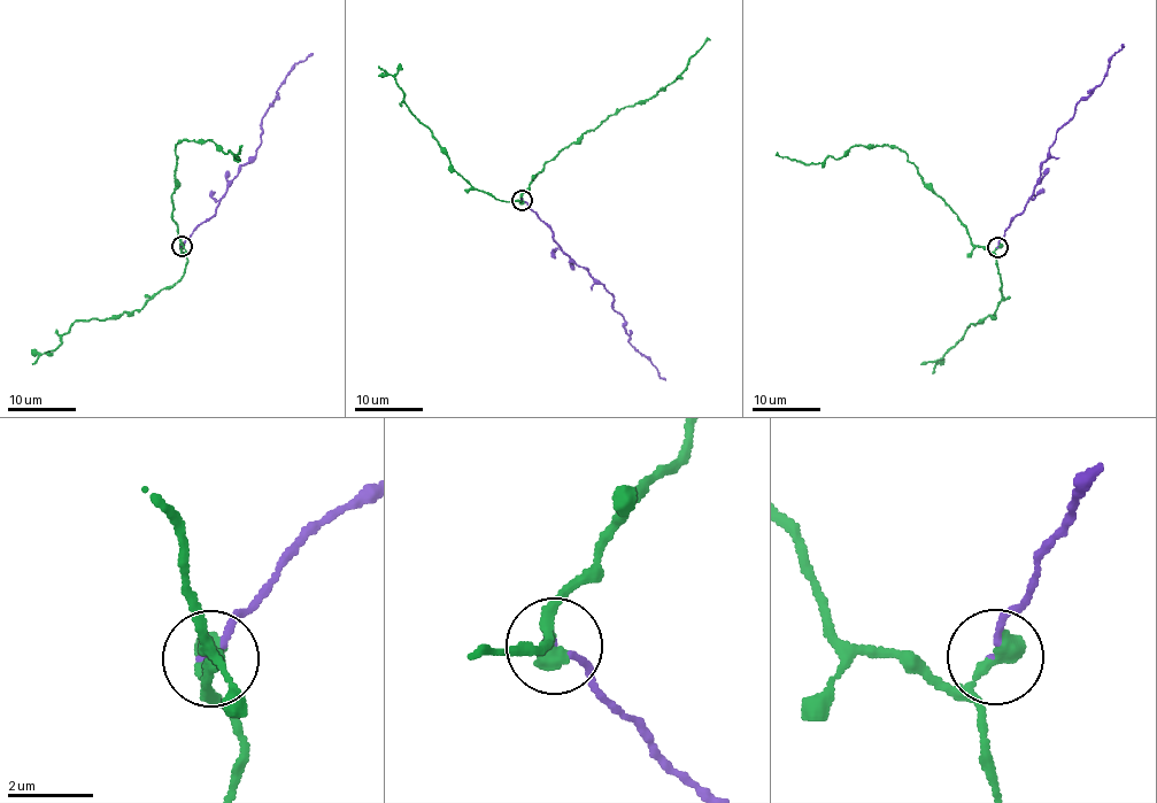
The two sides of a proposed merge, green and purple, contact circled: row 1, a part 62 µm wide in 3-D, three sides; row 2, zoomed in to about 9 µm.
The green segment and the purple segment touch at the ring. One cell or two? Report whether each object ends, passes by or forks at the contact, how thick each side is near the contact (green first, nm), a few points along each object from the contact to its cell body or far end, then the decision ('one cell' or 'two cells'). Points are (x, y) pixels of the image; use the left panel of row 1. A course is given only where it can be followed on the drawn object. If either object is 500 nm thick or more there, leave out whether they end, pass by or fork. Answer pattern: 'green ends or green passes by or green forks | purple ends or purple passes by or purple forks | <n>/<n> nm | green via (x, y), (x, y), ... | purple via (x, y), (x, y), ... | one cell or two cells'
green ends | purple ends | 460/110 nm | green via (182, 246), (180, 251), (178, 228), (171, 215), (176, 144), (213, 140), (236, 157), (241, 144) | purple via (182, 246), (197, 228), (215, 216), (228, 182), (256, 153), (262, 122), (277, 87), (295, 63), (314, 53) | two cells

